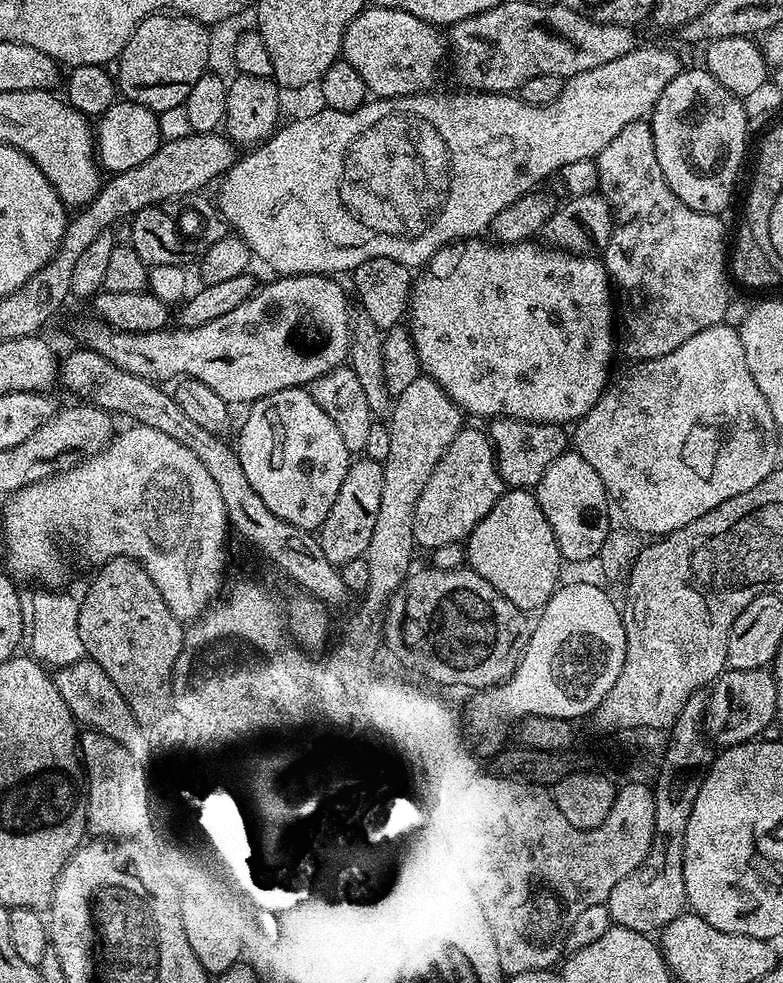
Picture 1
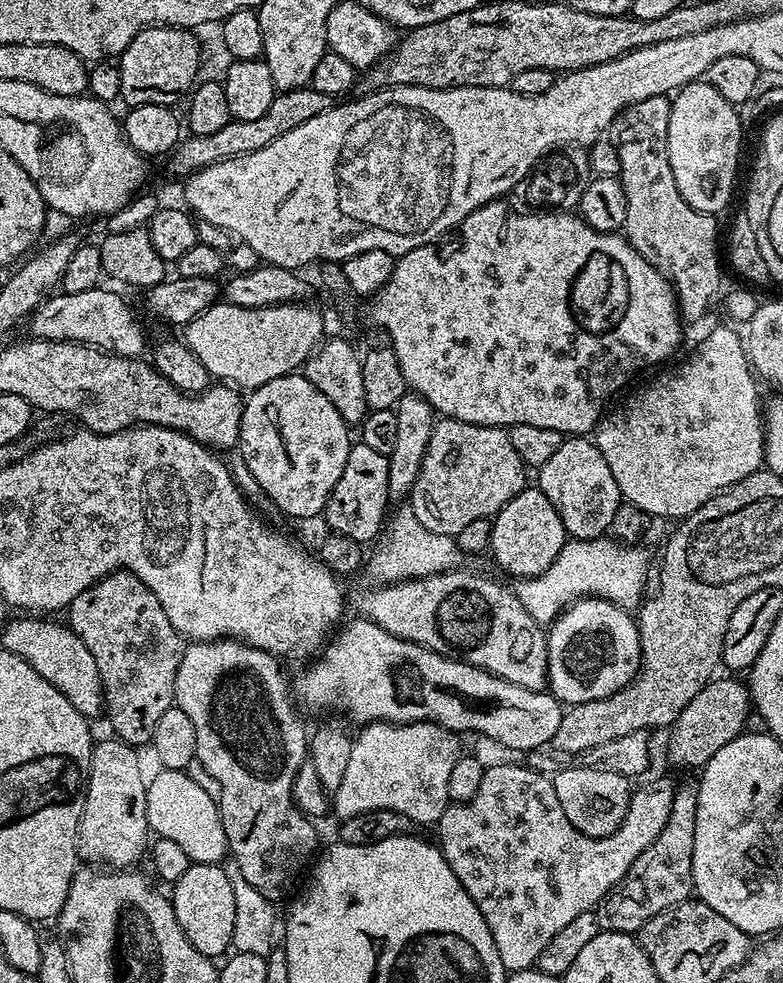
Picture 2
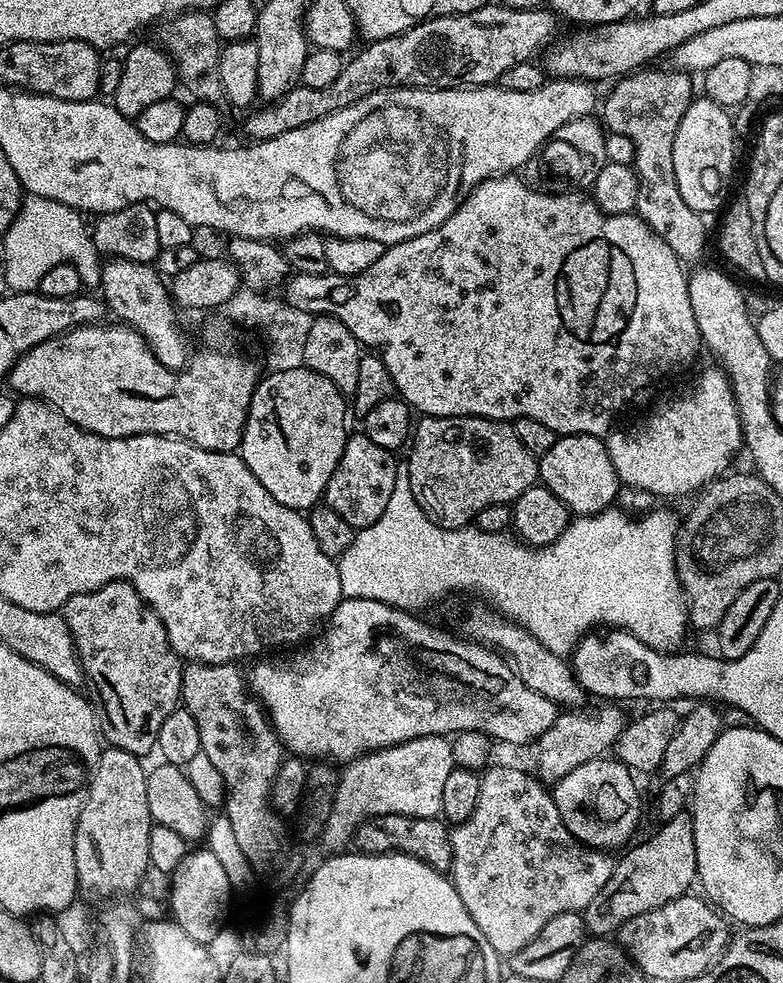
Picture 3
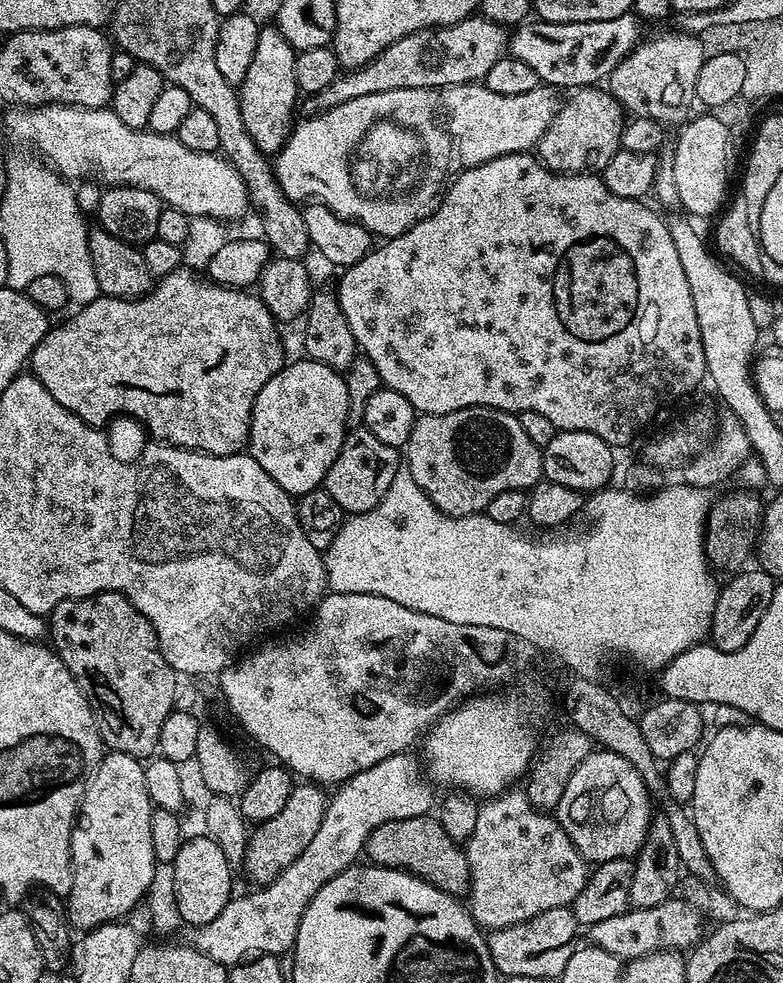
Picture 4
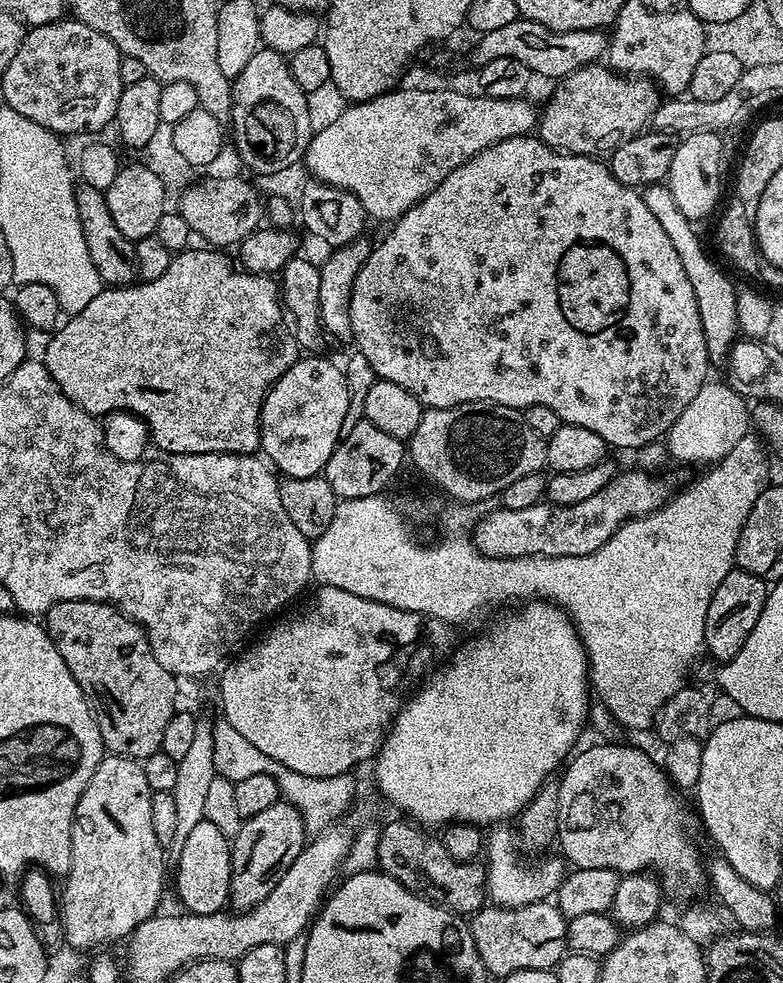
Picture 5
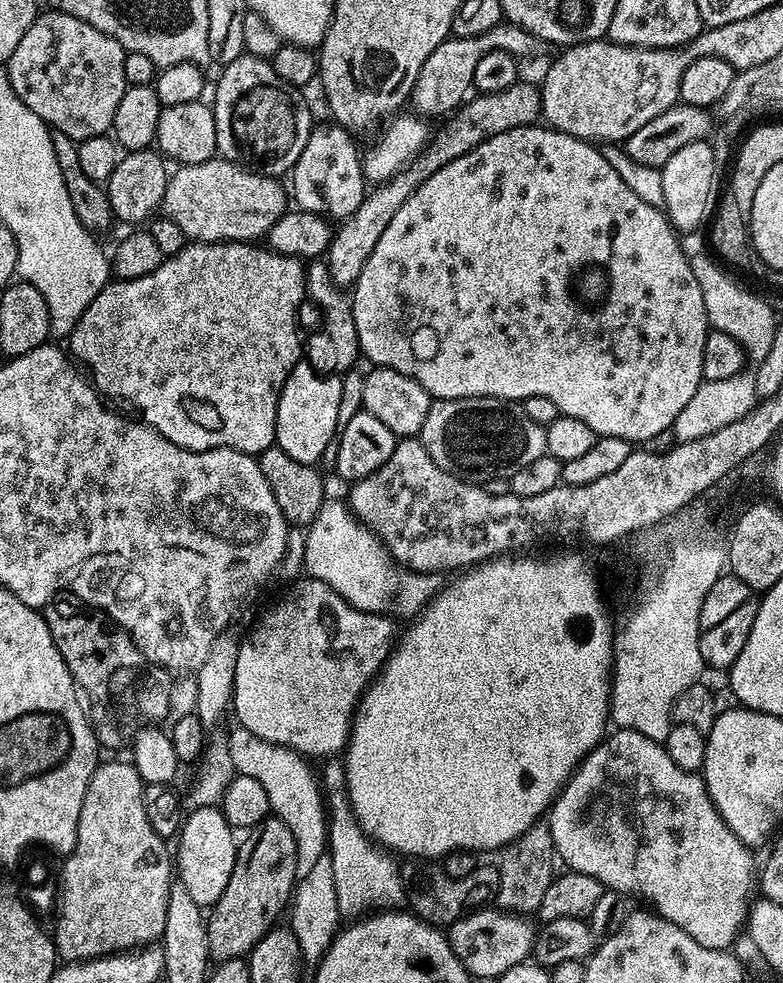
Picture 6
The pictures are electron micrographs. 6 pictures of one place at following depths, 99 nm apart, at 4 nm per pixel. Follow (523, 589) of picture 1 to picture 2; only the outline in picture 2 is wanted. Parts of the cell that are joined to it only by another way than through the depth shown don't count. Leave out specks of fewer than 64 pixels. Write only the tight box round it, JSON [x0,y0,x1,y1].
[490,486,566,578]

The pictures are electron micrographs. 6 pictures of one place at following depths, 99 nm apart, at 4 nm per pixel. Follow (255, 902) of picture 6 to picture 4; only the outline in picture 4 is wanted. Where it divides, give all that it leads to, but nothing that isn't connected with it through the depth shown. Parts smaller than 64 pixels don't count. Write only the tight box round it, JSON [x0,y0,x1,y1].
[242,782,327,885]

